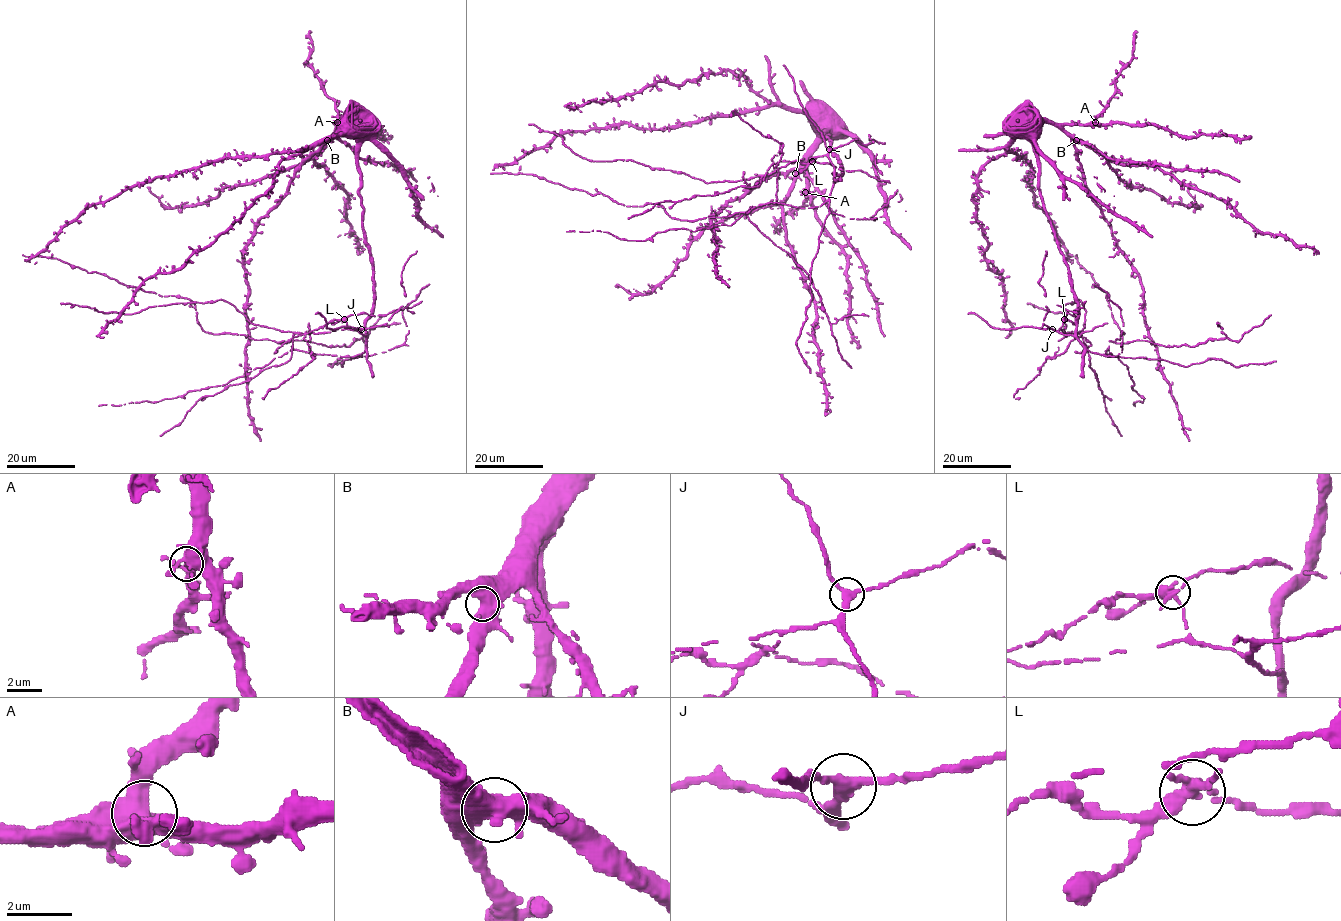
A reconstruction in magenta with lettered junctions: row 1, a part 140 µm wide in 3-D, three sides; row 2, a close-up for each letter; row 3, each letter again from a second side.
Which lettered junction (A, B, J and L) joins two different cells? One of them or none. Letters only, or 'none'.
L

